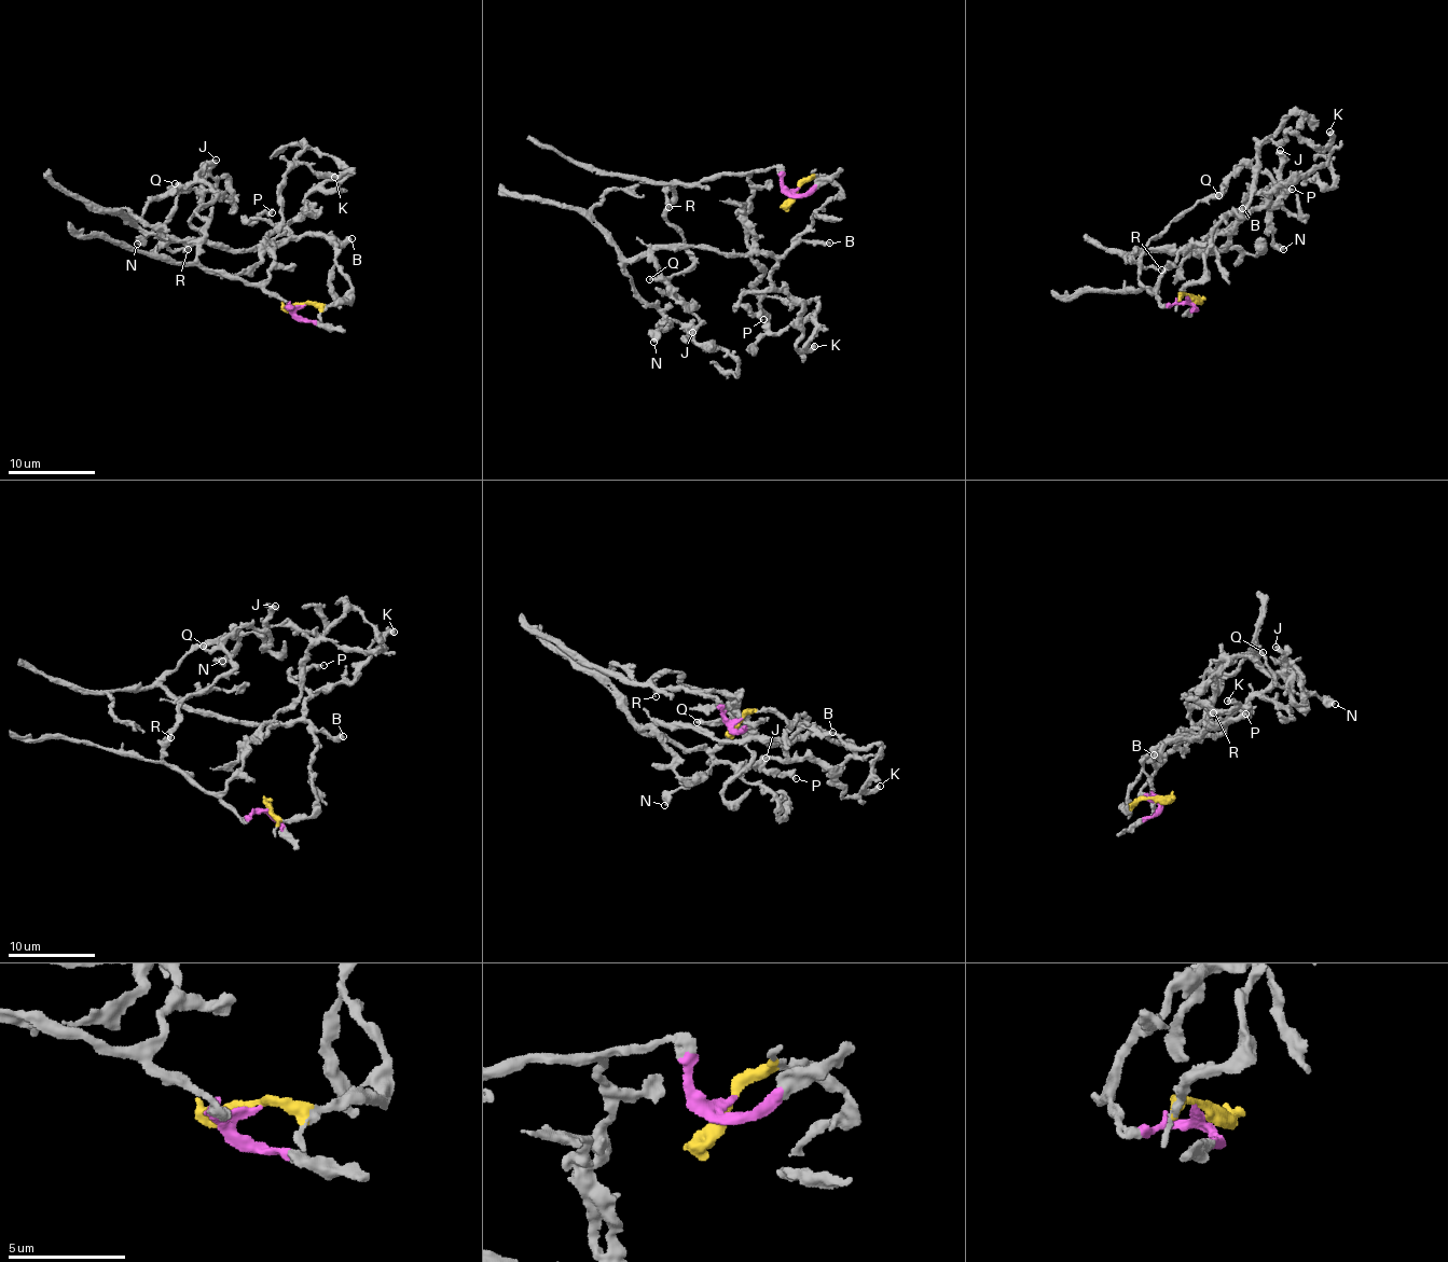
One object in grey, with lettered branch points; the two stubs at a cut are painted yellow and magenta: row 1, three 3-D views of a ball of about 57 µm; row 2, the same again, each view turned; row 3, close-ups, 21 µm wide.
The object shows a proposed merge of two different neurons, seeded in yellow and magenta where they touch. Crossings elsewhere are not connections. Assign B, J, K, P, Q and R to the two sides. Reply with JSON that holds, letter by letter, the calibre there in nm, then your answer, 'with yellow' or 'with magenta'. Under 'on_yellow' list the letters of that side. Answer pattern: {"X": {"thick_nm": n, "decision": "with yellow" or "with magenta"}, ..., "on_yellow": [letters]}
{"B": {"thick_nm": 400, "decision": "with yellow"}, "J": {"thick_nm": 500, "decision": "with magenta"}, "K": {"thick_nm": 480, "decision": "with yellow"}, "P": {"thick_nm": 420, "decision": "with yellow"}, "Q": {"thick_nm": 360, "decision": "with magenta"}, "R": {"thick_nm": 240, "decision": "with magenta"}, "on_yellow": ["B", "K", "P"]}

